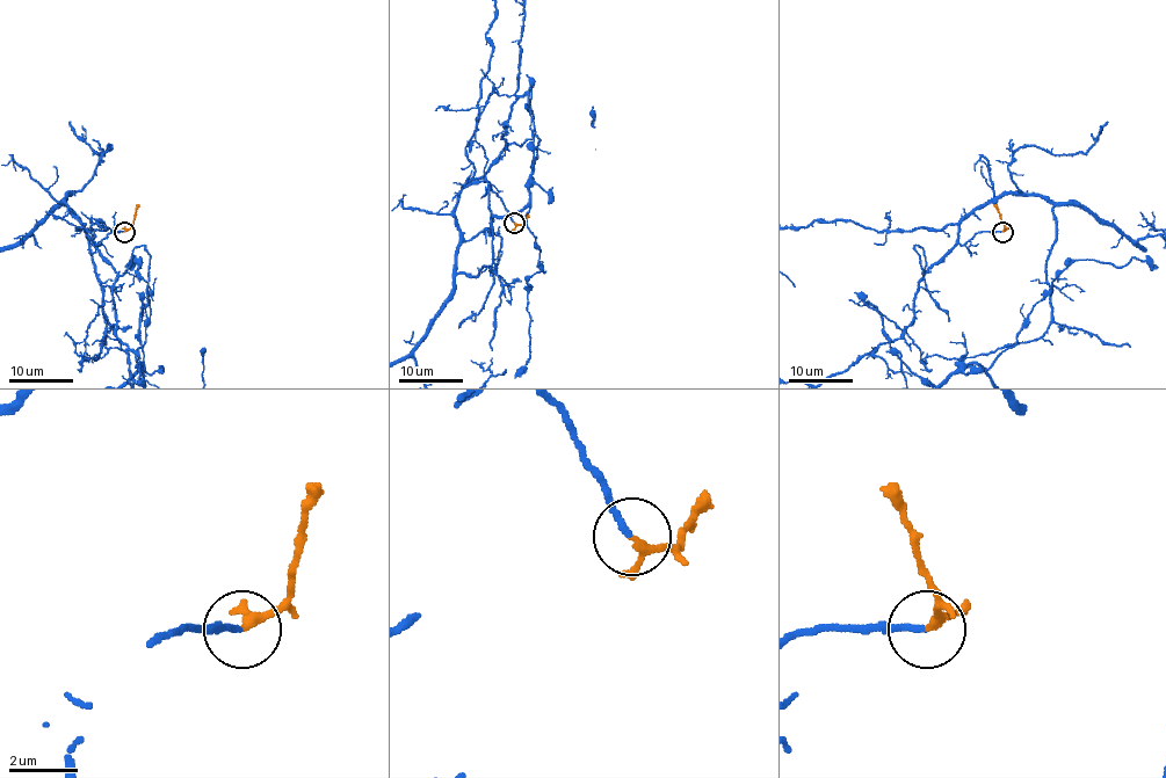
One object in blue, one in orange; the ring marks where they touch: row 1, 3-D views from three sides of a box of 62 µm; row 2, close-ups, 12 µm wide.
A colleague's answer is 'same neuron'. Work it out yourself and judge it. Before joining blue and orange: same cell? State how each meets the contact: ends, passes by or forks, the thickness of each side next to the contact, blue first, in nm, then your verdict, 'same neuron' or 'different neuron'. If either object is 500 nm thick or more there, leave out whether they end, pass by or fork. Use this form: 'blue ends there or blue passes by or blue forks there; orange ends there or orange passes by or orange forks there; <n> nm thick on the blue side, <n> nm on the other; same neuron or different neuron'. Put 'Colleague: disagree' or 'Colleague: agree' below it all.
blue ends there; orange passes by; 170 nm thick on the blue side, 200 nm on the other; same neuron
Colleague: agree

